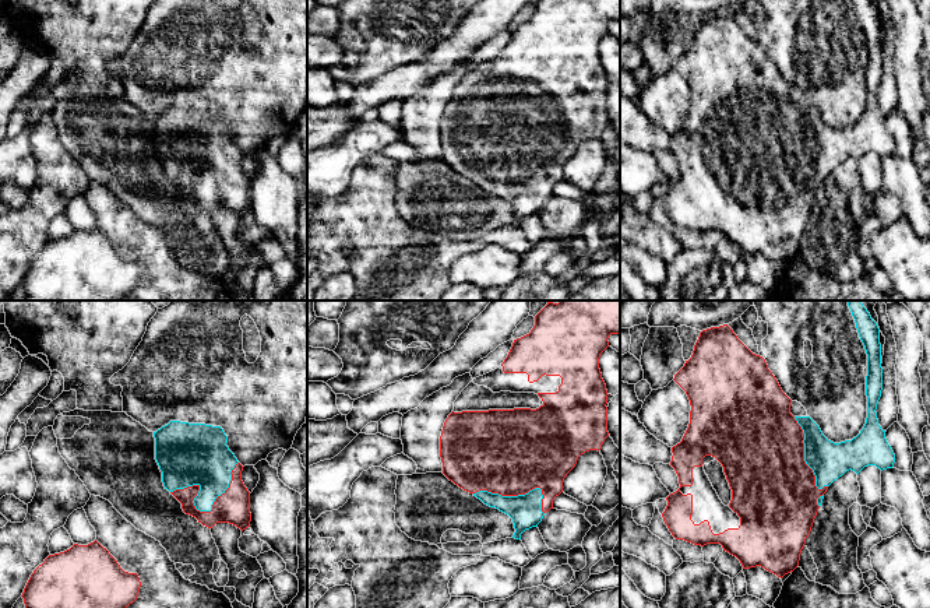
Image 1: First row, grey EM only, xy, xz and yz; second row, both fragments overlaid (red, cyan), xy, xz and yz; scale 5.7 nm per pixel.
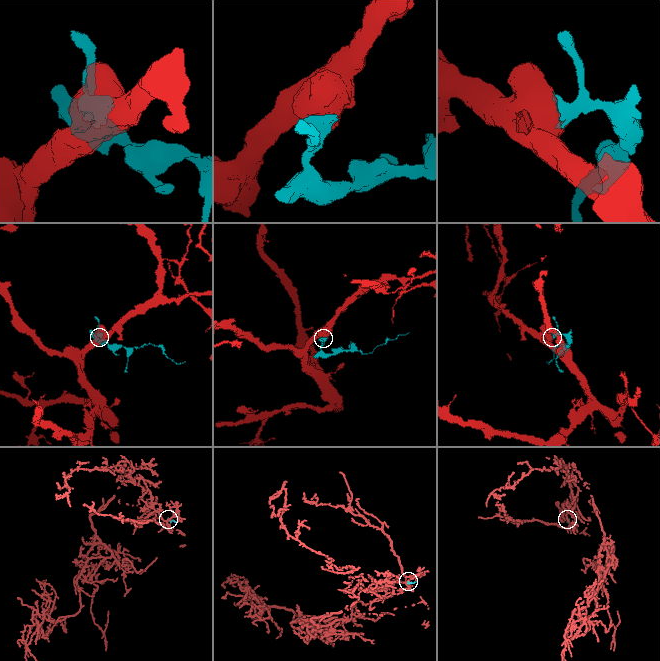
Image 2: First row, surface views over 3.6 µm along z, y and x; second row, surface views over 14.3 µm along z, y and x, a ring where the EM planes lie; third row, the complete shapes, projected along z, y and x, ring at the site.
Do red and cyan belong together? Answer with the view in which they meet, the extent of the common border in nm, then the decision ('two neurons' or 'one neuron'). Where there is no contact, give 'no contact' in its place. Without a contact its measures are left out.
xy | 440 nm | one neuron

